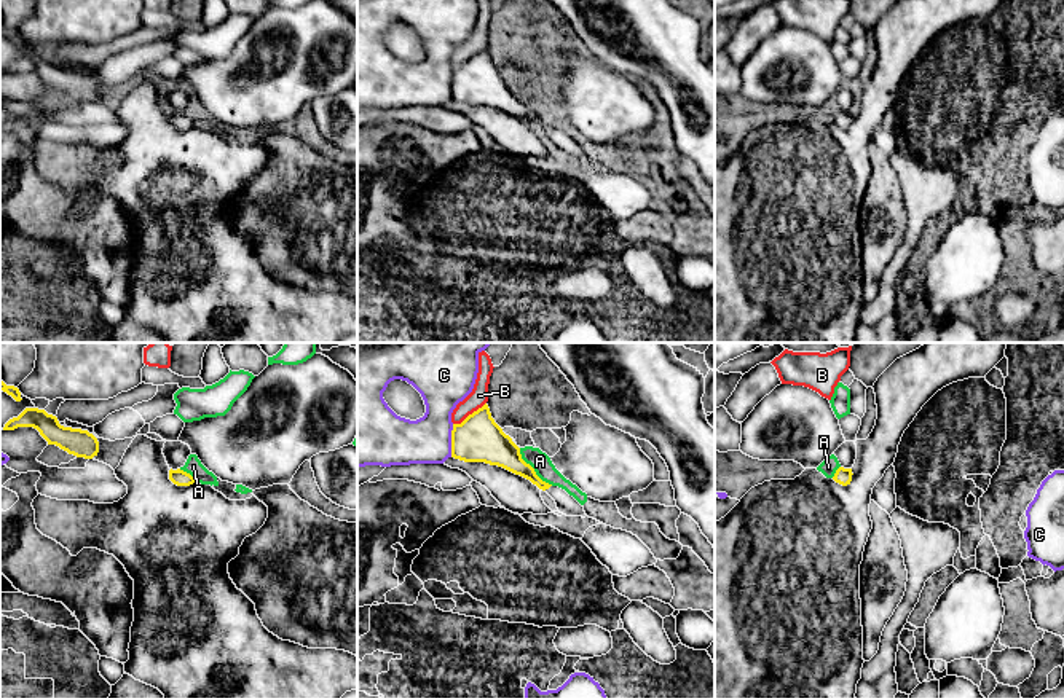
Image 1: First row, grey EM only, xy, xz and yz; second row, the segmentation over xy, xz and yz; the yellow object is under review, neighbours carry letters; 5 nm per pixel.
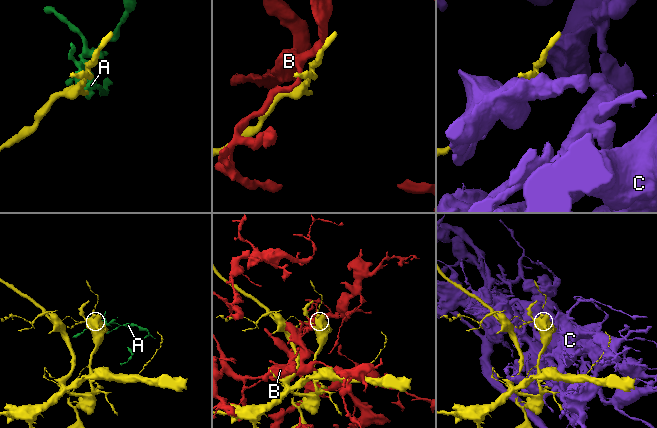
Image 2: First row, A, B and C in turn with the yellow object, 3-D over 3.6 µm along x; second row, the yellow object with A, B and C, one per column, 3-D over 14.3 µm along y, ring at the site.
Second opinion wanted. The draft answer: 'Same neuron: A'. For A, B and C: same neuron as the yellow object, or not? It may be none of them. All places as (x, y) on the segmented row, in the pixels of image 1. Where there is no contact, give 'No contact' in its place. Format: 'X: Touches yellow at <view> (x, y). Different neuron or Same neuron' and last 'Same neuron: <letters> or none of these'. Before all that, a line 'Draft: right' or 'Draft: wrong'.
Draft: wrong
A: Touches yellow at xz (533, 469). Different neuron
B: Touches yellow at xz (469, 415). Different neuron
C: Touches yellow at xz (452, 440). Different neuron
Same neuron: none of these

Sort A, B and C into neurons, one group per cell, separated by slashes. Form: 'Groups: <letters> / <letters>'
Groups: A / B / C

